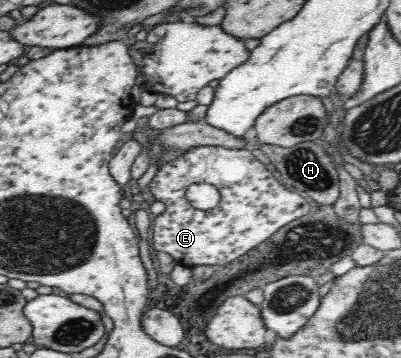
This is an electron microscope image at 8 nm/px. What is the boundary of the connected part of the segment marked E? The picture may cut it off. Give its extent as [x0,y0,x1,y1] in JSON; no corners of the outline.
[149,146,310,267]

